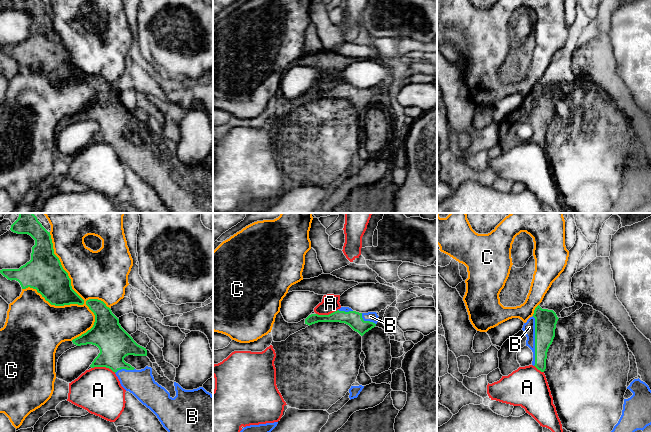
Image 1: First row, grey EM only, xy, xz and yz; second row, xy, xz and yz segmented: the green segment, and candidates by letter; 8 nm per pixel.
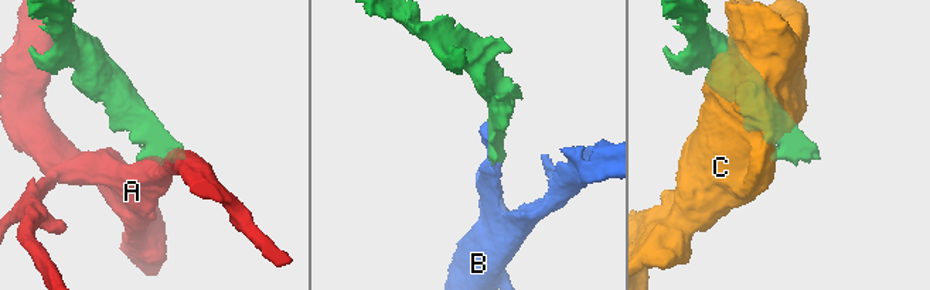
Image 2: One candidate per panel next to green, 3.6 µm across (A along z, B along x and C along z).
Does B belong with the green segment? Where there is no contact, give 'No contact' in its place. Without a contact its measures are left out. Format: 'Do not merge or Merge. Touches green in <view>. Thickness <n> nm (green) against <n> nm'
Merge. Touches green in yz. Thickness 180 nm (green) against 100 nm

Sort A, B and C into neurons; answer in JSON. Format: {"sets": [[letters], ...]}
{"sets": [["A"], ["B"], ["C"]]}

